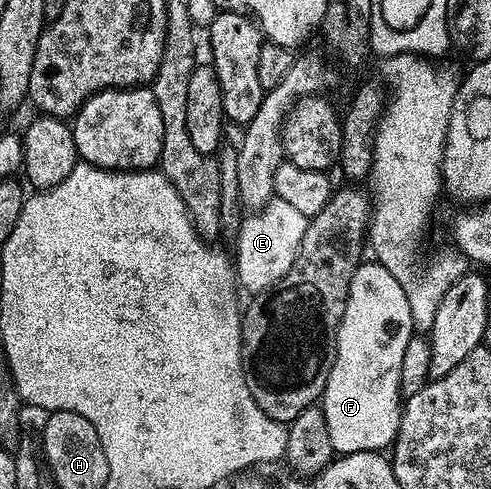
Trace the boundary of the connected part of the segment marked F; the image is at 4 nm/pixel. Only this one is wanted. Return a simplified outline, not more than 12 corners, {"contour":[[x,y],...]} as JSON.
{"contour":[[363,261],[320,399],[335,455],[400,428],[400,280]]}

